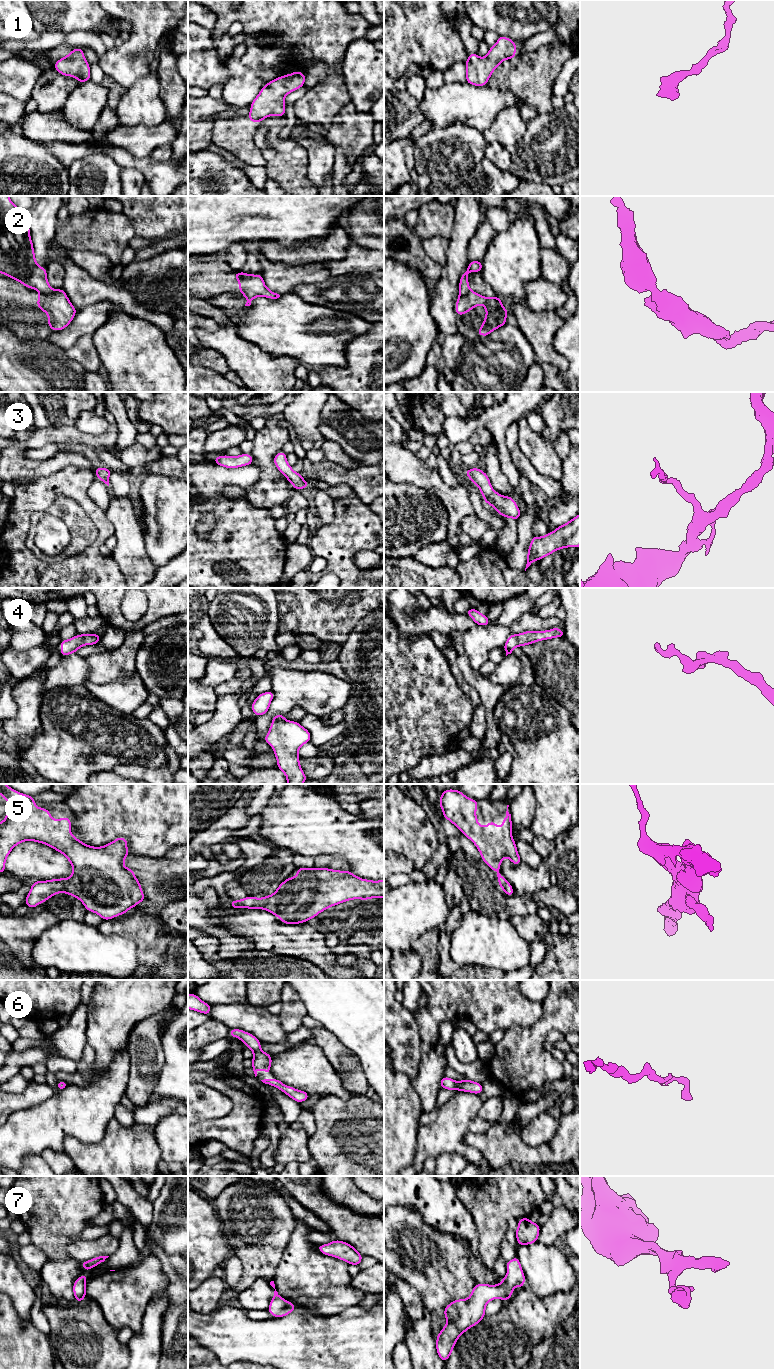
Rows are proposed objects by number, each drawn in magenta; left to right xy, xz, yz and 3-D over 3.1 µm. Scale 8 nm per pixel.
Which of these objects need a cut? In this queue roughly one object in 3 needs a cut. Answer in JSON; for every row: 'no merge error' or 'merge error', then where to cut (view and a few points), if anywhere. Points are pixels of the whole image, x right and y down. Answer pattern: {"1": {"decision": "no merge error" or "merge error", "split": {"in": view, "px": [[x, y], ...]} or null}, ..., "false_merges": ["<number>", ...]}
{"1": {"decision": "no merge error", "split": null}, "2": {"decision": "merge error", "split": {"in": "xy", "px": [[55, 290], [42, 294]]}}, "3": {"decision": "no merge error", "split": null}, "4": {"decision": "no merge error", "split": null}, "5": {"decision": "no merge error", "split": null}, "6": {"decision": "no merge error", "split": null}, "7": {"decision": "no merge error", "split": null}, "false_merges": ["2"]}

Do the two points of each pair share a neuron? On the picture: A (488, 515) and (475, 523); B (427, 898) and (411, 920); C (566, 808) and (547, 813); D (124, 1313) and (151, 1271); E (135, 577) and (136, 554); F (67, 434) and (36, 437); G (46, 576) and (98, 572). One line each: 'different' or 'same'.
A: different
B: same
C: same
D: same
E: same
F: same
G: same

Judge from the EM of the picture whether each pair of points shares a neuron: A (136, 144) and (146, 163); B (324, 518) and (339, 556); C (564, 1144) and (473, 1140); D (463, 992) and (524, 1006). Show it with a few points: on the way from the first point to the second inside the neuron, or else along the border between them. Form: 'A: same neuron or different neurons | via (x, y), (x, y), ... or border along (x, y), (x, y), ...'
A: different neurons | border along (122, 149), (138, 158), (148, 156)
B: different neurons | border along (334, 501), (333, 517), (328, 522), (319, 525)
C: same neuron | via (541, 1154), (523, 1154), (506, 1145), (496, 1144)
D: same neuron | via (478, 992), (485, 992), (499, 1004), (509, 1006)

